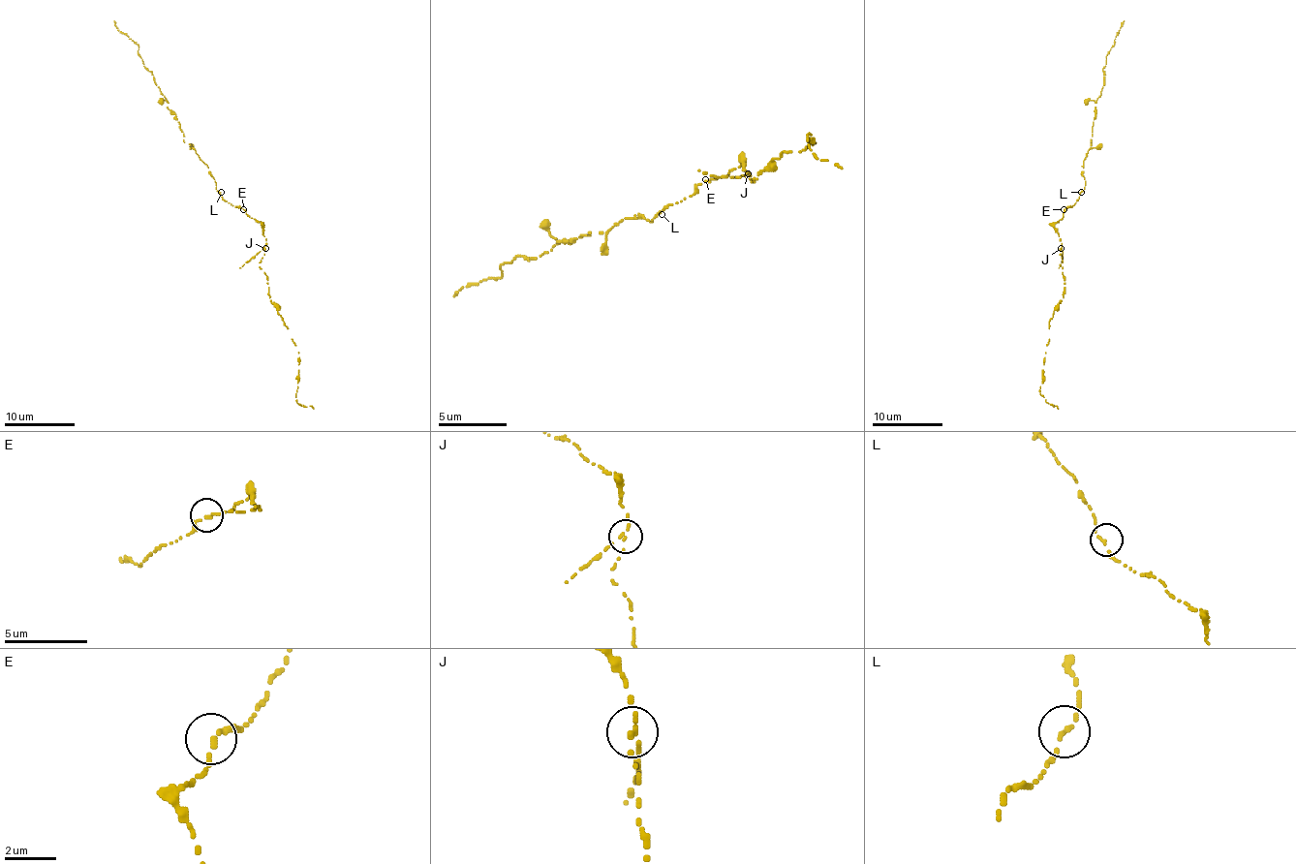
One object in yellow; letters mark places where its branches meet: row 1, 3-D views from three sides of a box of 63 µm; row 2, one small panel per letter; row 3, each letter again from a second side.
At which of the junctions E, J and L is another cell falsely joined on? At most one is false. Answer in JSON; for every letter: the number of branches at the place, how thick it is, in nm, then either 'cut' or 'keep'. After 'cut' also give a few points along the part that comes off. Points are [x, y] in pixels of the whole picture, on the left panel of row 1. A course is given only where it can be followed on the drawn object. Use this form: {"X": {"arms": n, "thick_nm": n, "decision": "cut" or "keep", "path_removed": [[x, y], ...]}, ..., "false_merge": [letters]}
{"E": {"arms": 2, "thick_nm": 140, "decision": "keep"}, "J": {"arms": 2, "thick_nm": 150, "decision": "keep"}, "L": {"arms": 1, "thick_nm": 200, "decision": "keep"}, "false_merge": []}

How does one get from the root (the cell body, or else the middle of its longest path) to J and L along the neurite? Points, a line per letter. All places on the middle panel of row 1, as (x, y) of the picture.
J: (705, 183), (726, 176), (743, 163), (743, 169), (747, 172)
L: (705, 183), (698, 183), (678, 203), (668, 203), (662, 214)

